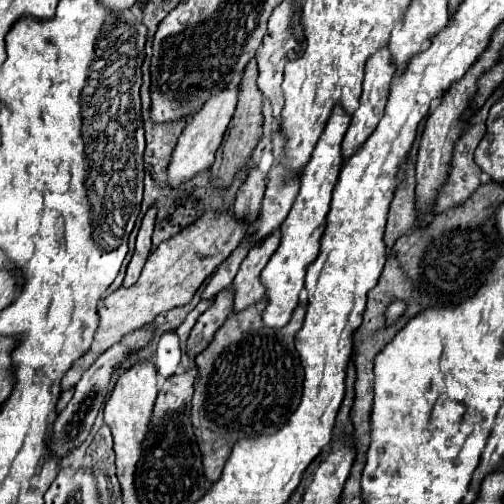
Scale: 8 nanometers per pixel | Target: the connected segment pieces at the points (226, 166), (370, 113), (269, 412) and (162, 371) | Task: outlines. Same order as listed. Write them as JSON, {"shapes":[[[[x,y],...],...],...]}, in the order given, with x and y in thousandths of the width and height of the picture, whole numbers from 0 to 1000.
{"shapes":[[[[502,117],[486,133],[486,149],[482,149],[478,169],[474,169],[474,204],[470,204],[466,232],[458,236],[458,244],[450,252],[450,264],[442,272],[442,284],[438,284],[435,300],[431,300],[427,323],[419,331],[419,339],[423,339],[423,363],[431,363],[431,371],[450,371],[466,355],[470,339],[486,327],[486,319],[498,312],[498,300],[506,296],[506,288],[518,276],[518,244],[522,244],[518,204],[522,204],[522,188],[510,177],[506,157],[510,157],[510,125]]],[[[764,89],[756,101],[740,105],[736,117],[728,121],[724,129],[724,157],[720,157],[720,188],[712,196],[712,212],[708,220],[696,228],[696,248],[685,264],[685,276],[681,276],[681,312],[692,315],[708,292],[716,292],[732,268],[744,260],[748,244],[756,240],[756,232],[764,228],[764,204],[768,204],[768,192],[772,192],[772,165],[784,149],[784,133],[780,133],[780,109],[772,109],[772,93]]],[[[514,597],[502,609],[462,621],[431,657],[423,681],[387,708],[391,752],[379,796],[379,839],[415,958],[438,946],[442,923],[474,871],[550,859],[597,792],[601,728],[585,696],[585,661],[601,645],[609,609],[593,601],[562,653],[534,653],[518,641],[526,601]]],[[[347,657],[323,661],[312,688],[312,704],[308,704],[308,728],[315,748],[331,752],[347,744],[355,732],[355,712],[359,712],[359,692],[355,692],[355,673]]]]}

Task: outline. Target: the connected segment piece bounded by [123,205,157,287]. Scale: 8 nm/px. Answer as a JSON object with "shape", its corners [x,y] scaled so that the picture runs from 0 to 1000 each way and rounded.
{"shape":[[[304,407],[304,411],[296,411],[296,419],[284,431],[284,442],[280,442],[280,454],[272,466],[272,490],[268,490],[268,502],[256,518],[256,526],[252,526],[252,546],[244,558],[248,569],[260,569],[276,554],[276,542],[300,502],[300,462],[304,462],[304,446],[308,446],[308,427],[312,427],[312,411]]]}

